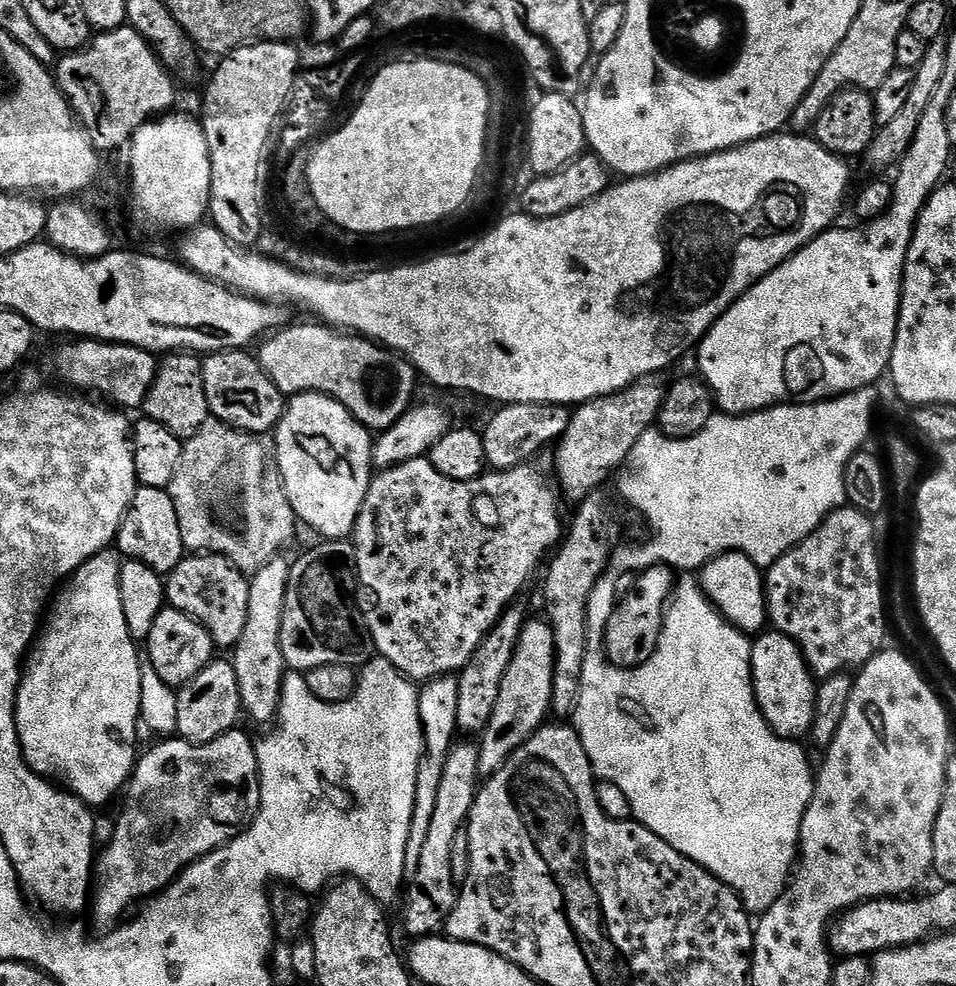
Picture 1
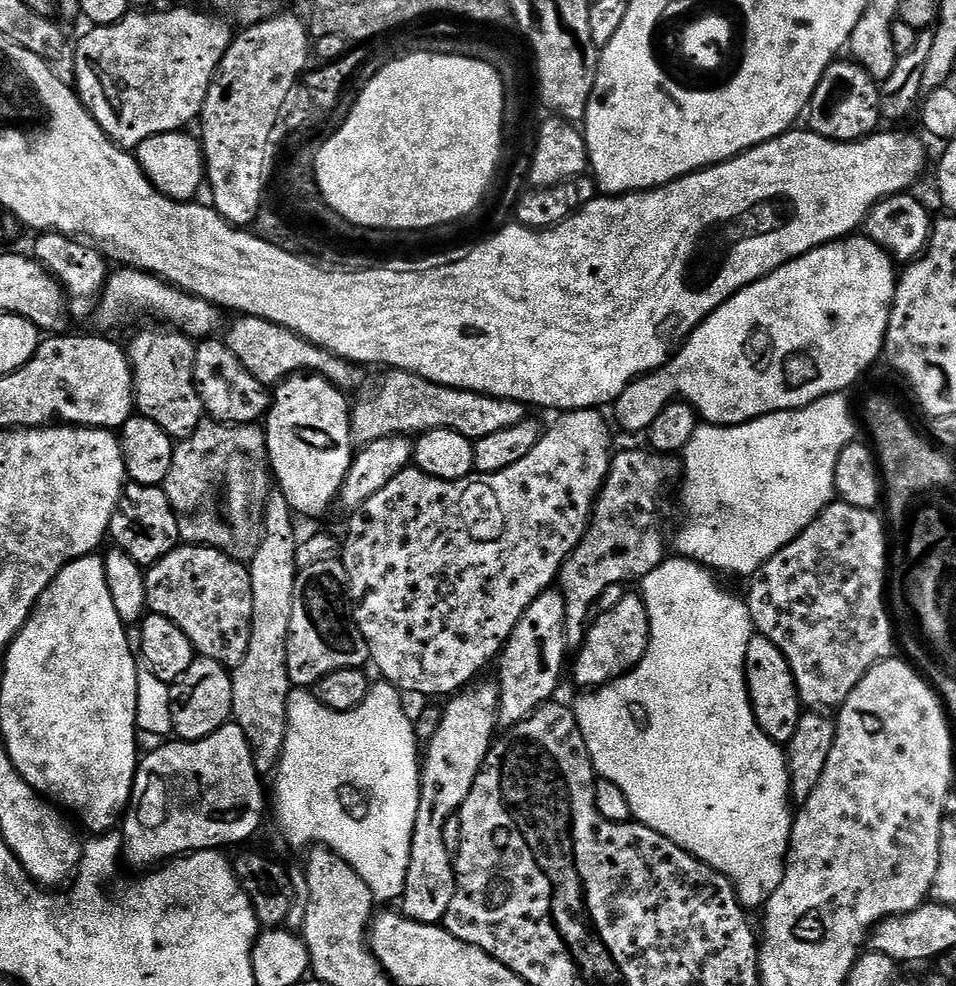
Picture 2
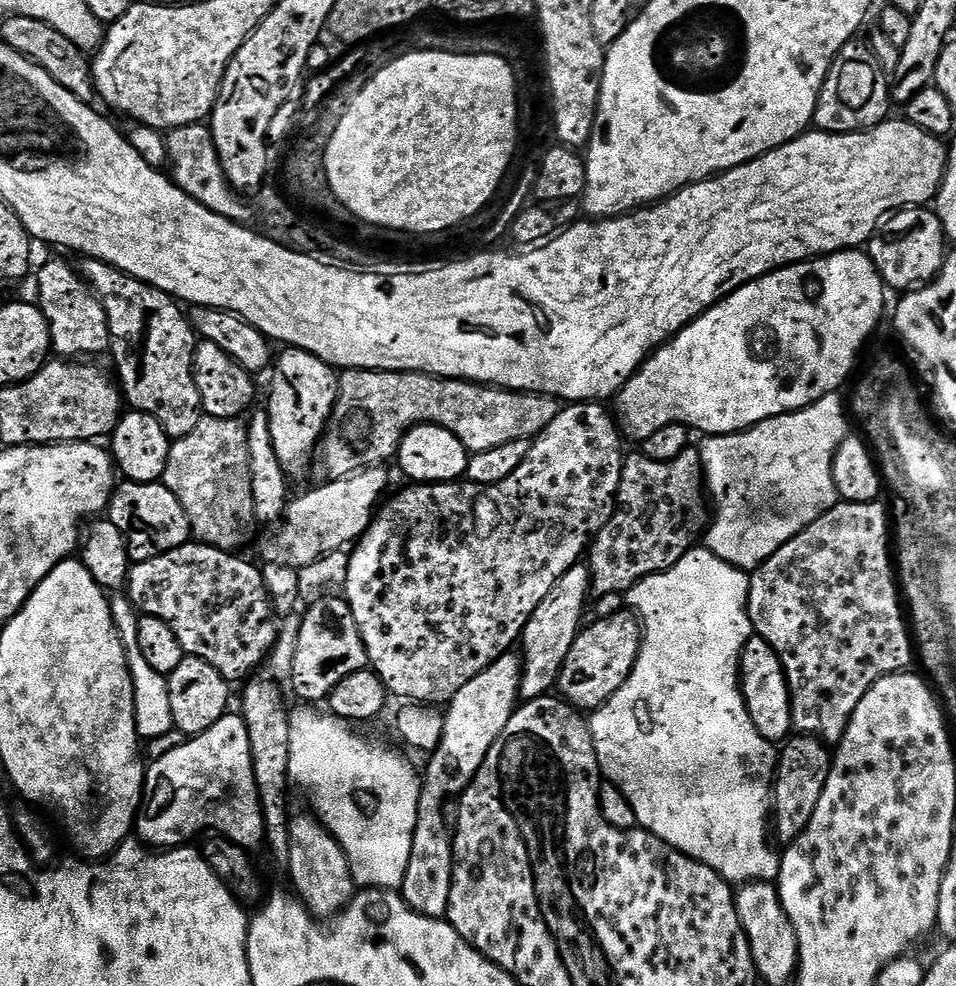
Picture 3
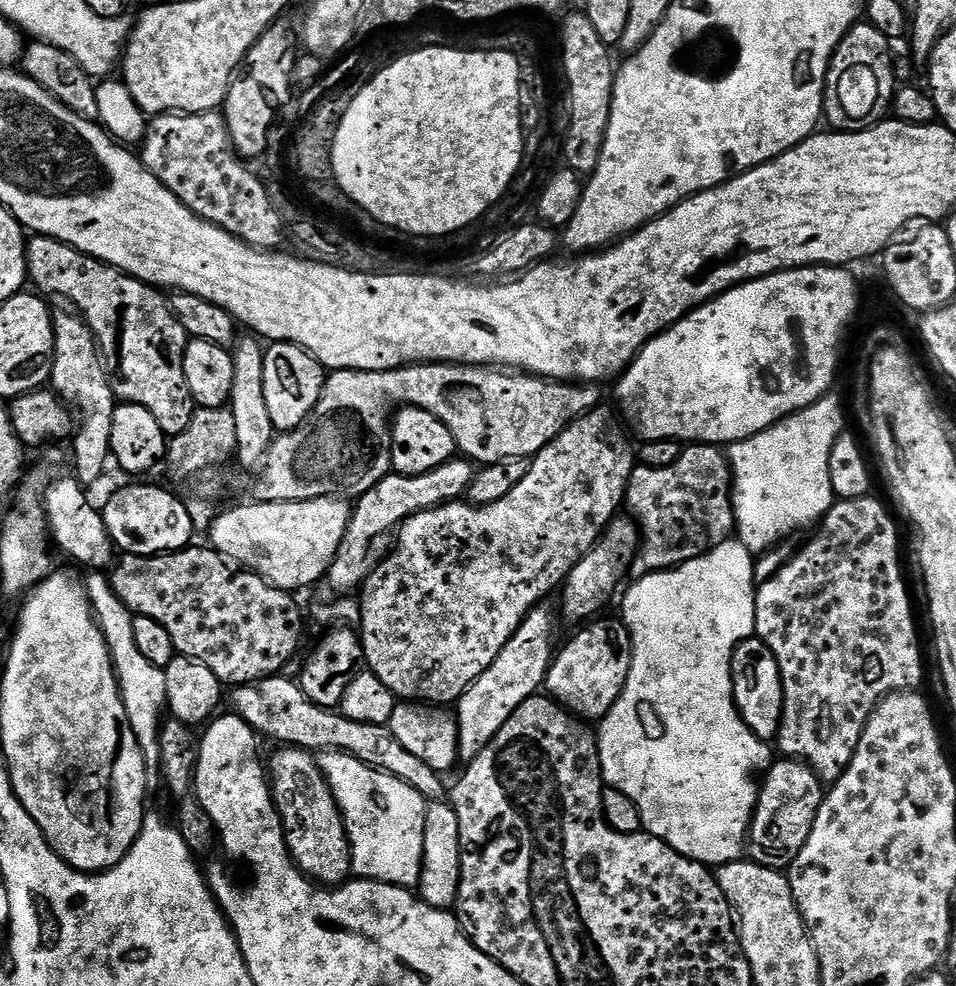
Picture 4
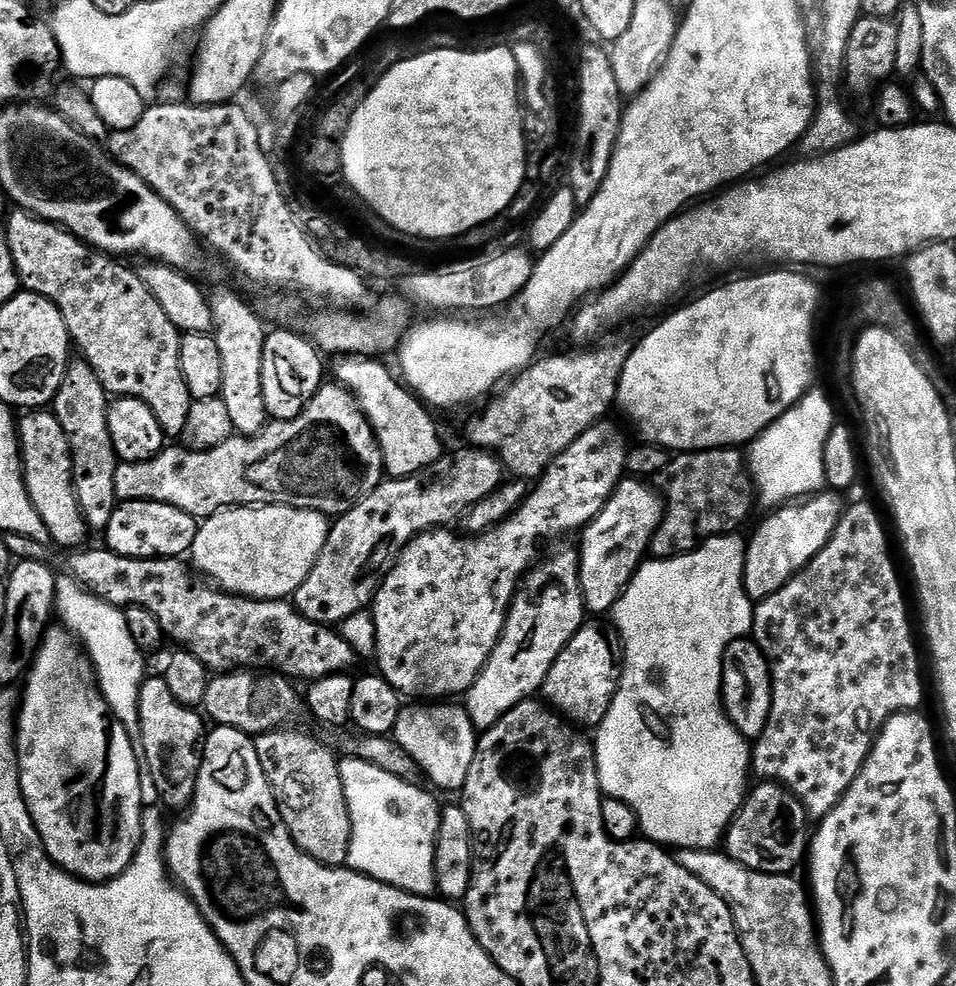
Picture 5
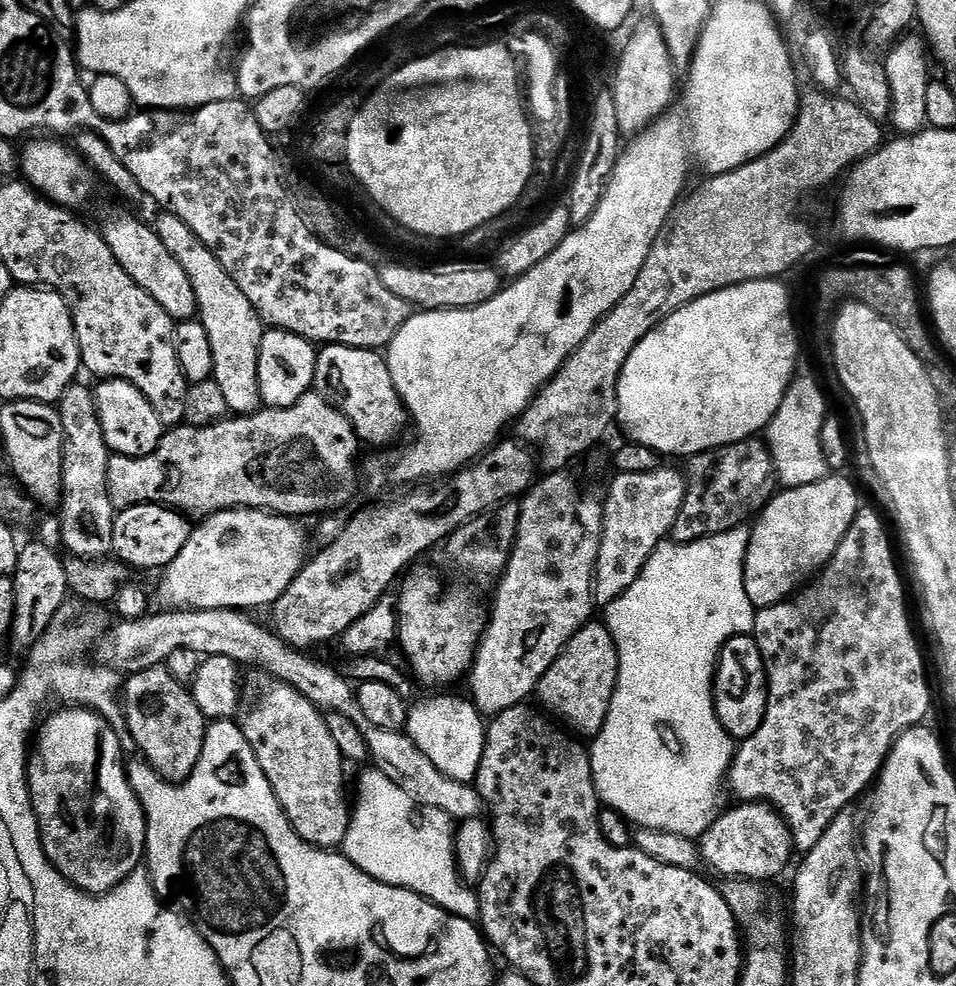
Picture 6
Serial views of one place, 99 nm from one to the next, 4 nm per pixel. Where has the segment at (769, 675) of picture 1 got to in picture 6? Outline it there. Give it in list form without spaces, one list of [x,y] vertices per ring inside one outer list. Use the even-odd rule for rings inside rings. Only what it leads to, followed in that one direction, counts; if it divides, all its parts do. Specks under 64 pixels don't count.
[[[751,635],[735,636],[722,646],[716,657],[712,699],[716,702],[718,722],[722,722],[733,741],[743,742],[758,731],[758,726],[762,726],[762,718],[768,709],[768,675],[762,654]]]

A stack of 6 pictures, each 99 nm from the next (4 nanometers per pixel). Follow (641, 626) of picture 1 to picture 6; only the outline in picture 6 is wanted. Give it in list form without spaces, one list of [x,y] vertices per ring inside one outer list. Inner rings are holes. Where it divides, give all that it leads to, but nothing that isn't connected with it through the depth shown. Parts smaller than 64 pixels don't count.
[[[589,622],[578,630],[578,634],[574,634],[574,638],[570,638],[570,642],[562,650],[560,657],[552,663],[550,670],[546,670],[546,674],[535,690],[535,695],[540,696],[541,702],[544,703],[542,705],[543,711],[555,717],[561,725],[567,726],[573,733],[581,732],[581,734],[576,733],[581,737],[595,738],[602,730],[602,726],[610,714],[610,702],[614,698],[619,673],[620,659],[618,658],[618,650],[607,624]]]

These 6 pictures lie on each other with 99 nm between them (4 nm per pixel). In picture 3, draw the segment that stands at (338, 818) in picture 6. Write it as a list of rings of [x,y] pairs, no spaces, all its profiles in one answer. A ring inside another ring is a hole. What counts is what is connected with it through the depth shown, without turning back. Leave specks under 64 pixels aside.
[[[293,815],[289,819],[290,858],[287,869],[292,872],[292,882],[296,886],[295,895],[313,917],[335,918],[348,907],[358,891],[358,885],[352,877],[352,864],[340,843],[315,815],[307,815]]]

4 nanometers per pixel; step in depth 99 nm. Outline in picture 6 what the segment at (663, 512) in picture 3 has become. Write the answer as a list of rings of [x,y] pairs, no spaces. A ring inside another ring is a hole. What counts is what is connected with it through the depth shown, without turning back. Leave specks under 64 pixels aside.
[[[756,438],[709,452],[699,452],[697,456],[687,457],[686,464],[688,472],[682,510],[670,533],[671,543],[674,544],[698,542],[707,536],[747,525],[759,516],[778,491],[772,454],[768,451],[767,443]]]

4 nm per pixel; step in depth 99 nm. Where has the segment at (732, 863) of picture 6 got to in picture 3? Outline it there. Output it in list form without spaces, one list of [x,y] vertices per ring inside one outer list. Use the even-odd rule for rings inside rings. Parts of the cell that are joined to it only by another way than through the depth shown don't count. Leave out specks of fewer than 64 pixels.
[[[796,734],[783,741],[776,761],[770,805],[770,824],[775,839],[777,836],[781,845],[793,844],[802,830],[810,826],[810,818],[814,818],[814,809],[818,807],[818,798],[822,798],[822,790],[826,790],[826,778],[830,778],[833,755],[833,749],[817,736]]]

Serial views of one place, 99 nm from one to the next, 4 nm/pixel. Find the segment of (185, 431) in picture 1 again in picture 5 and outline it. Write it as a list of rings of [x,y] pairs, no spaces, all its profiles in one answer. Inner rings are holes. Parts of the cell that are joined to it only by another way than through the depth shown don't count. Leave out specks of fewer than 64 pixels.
[[[12,210],[8,221],[2,225],[12,261],[16,267],[16,276],[20,280],[20,288],[25,292],[36,292],[44,296],[62,314],[66,322],[69,341],[79,355],[98,374],[98,382],[102,382],[104,391],[116,398],[141,400],[158,418],[158,426],[162,426],[165,437],[183,437],[186,430],[186,418],[190,418],[190,406],[193,399],[190,390],[186,390],[186,378],[182,378],[182,366],[178,362],[181,333],[166,318],[162,306],[150,294],[150,290],[142,282],[139,271],[127,268],[119,259],[105,254],[79,240],[72,232],[67,232],[58,224],[48,220],[39,220],[30,212]]]

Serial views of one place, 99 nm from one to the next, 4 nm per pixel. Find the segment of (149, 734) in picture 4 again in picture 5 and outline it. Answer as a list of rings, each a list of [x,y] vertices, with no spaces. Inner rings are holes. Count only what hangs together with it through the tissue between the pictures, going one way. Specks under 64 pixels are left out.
[[[65,575],[56,579],[56,606],[54,612],[58,618],[60,615],[59,623],[75,635],[88,659],[92,661],[94,680],[104,696],[104,700],[108,703],[109,712],[116,717],[118,722],[122,722],[126,734],[133,742],[139,741],[140,719],[138,718],[138,698],[146,679],[146,671],[144,672],[146,656],[136,645],[134,638],[130,638],[130,626],[126,626],[124,609],[116,608],[110,602],[98,598],[93,592],[83,588],[72,576]]]

